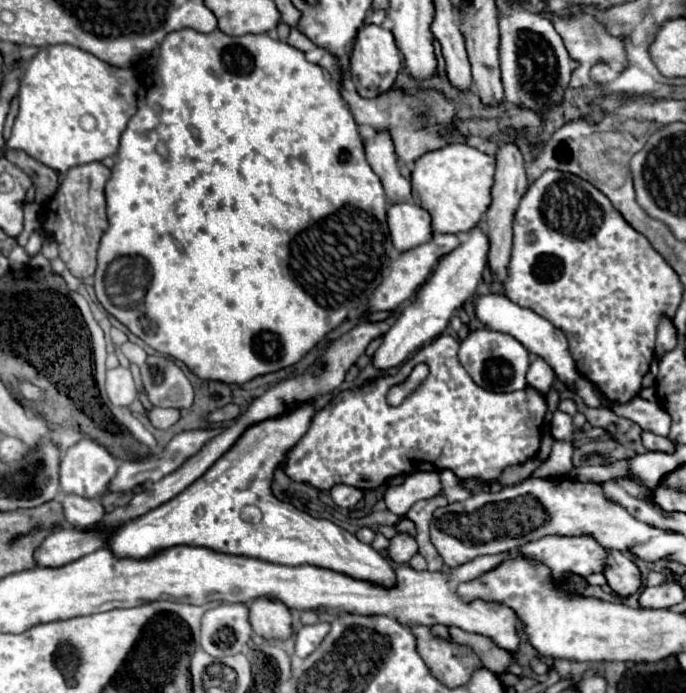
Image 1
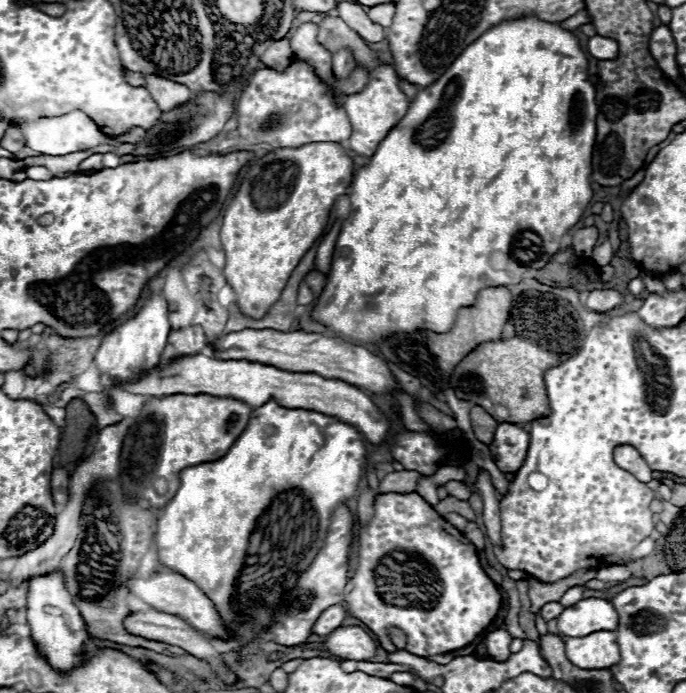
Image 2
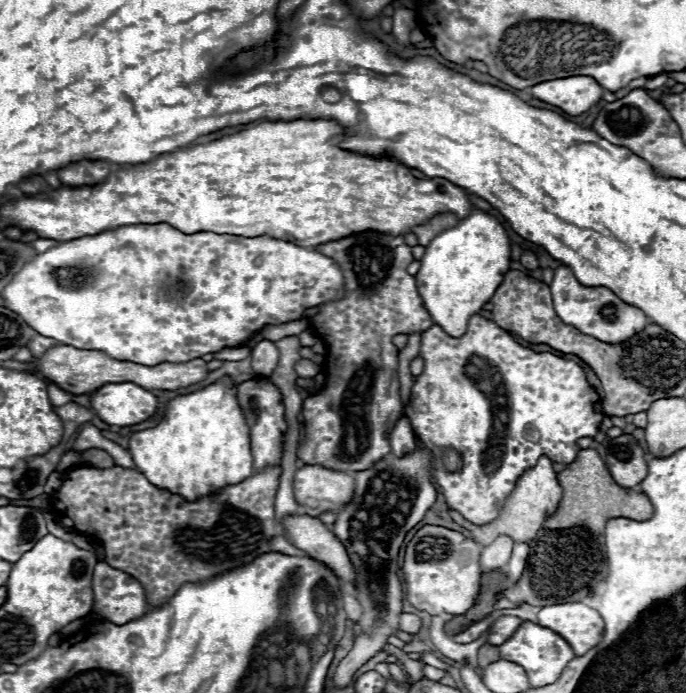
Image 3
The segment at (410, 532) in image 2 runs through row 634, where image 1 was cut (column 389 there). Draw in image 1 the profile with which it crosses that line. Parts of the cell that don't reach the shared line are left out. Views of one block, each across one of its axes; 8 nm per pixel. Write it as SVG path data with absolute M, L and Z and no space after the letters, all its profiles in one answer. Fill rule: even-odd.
M438 336L432 344L422 346L414 358L410 358L394 376L370 380L360 388L346 390L344 396L336 396L324 410L320 410L302 440L288 452L284 460L284 472L296 482L308 482L318 490L330 490L334 484L348 484L360 490L372 490L382 486L384 480L410 474L410 472L440 472L444 468L454 470L462 480L476 480L490 484L502 476L508 466L524 464L534 458L540 448L542 422L548 410L546 398L536 388L524 388L518 392L490 392L474 384L466 370L458 362L460 342L452 336ZM424 362L430 370L428 380L422 380L400 406L388 406L386 394L392 386L402 384L416 364Z

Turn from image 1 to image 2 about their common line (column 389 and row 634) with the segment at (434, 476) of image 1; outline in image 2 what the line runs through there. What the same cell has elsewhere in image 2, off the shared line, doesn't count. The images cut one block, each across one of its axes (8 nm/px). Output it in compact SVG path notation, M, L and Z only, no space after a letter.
M494 630L486 636L486 648L492 660L504 662L510 656L510 642L512 636L506 630Z

